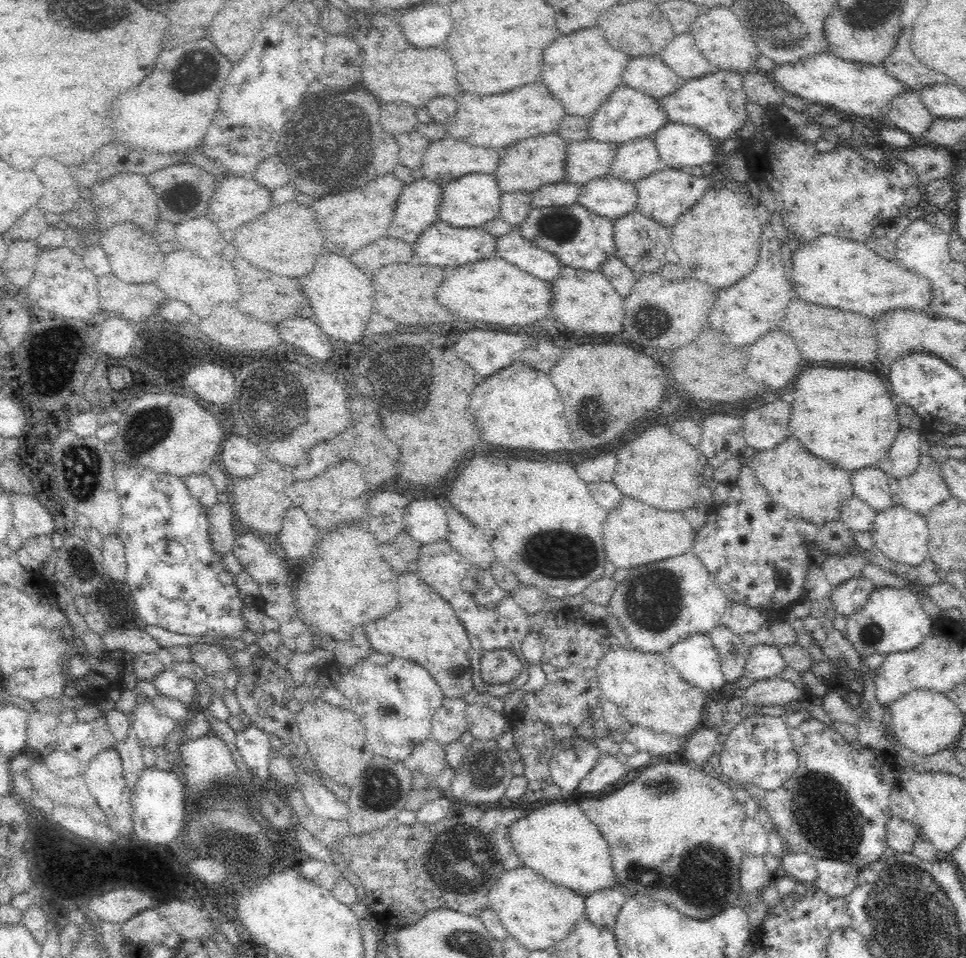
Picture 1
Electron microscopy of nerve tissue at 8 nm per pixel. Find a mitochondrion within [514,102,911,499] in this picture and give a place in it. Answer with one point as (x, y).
(560, 226)

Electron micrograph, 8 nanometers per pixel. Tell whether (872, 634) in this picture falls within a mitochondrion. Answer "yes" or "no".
yes

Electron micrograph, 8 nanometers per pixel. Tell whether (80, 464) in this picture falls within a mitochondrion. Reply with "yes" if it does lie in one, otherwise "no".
yes

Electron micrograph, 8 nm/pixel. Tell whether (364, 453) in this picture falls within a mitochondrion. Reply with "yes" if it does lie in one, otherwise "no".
no

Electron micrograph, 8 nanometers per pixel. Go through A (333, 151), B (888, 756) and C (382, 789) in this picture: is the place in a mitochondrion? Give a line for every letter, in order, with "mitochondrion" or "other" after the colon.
A: mitochondrion
B: other
C: mitochondrion

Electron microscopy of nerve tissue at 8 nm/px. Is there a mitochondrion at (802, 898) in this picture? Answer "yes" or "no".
no

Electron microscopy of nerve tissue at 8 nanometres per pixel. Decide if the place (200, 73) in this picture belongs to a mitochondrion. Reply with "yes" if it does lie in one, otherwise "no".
yes

